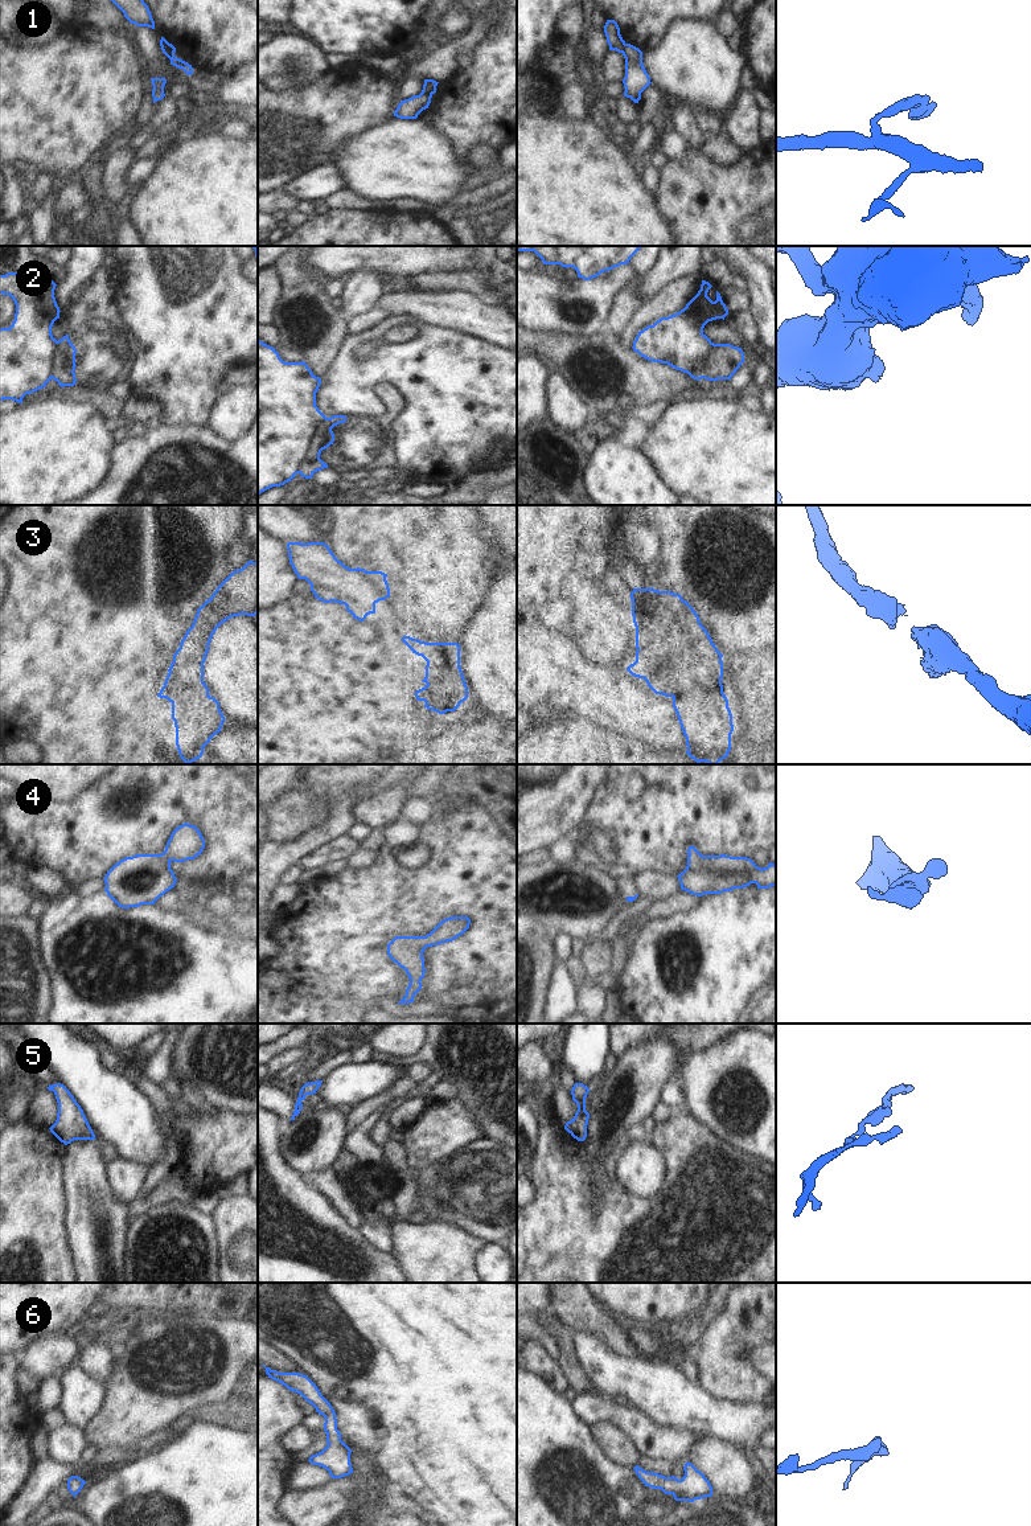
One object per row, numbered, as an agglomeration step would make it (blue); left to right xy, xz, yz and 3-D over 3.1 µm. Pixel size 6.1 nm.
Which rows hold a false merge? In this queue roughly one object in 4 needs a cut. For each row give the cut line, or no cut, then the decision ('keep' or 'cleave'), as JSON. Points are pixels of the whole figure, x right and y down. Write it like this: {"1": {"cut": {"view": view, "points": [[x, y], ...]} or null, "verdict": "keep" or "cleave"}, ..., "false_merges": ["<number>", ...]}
{"1": {"cut": {"view": "xy", "points": [[160, 44], [163, 48], [173, 52]]}, "verdict": "cleave"}, "2": {"cut": {"view": "yz", "points": [[721, 344], [725, 351], [725, 369], [709, 359], [703, 377]]}, "verdict": "cleave"}, "3": {"cut": null, "verdict": "keep"}, "4": {"cut": null, "verdict": "keep"}, "5": {"cut": null, "verdict": "keep"}, "6": {"cut": null, "verdict": "keep"}, "false_merges": ["1", "2"]}

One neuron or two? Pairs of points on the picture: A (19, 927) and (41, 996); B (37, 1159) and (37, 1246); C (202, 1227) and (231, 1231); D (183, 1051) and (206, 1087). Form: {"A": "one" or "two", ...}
{"A": "one", "B": "one", "C": "two", "D": "one"}

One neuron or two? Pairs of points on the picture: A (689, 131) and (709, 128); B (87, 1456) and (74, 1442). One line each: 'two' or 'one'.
A: two
B: two

